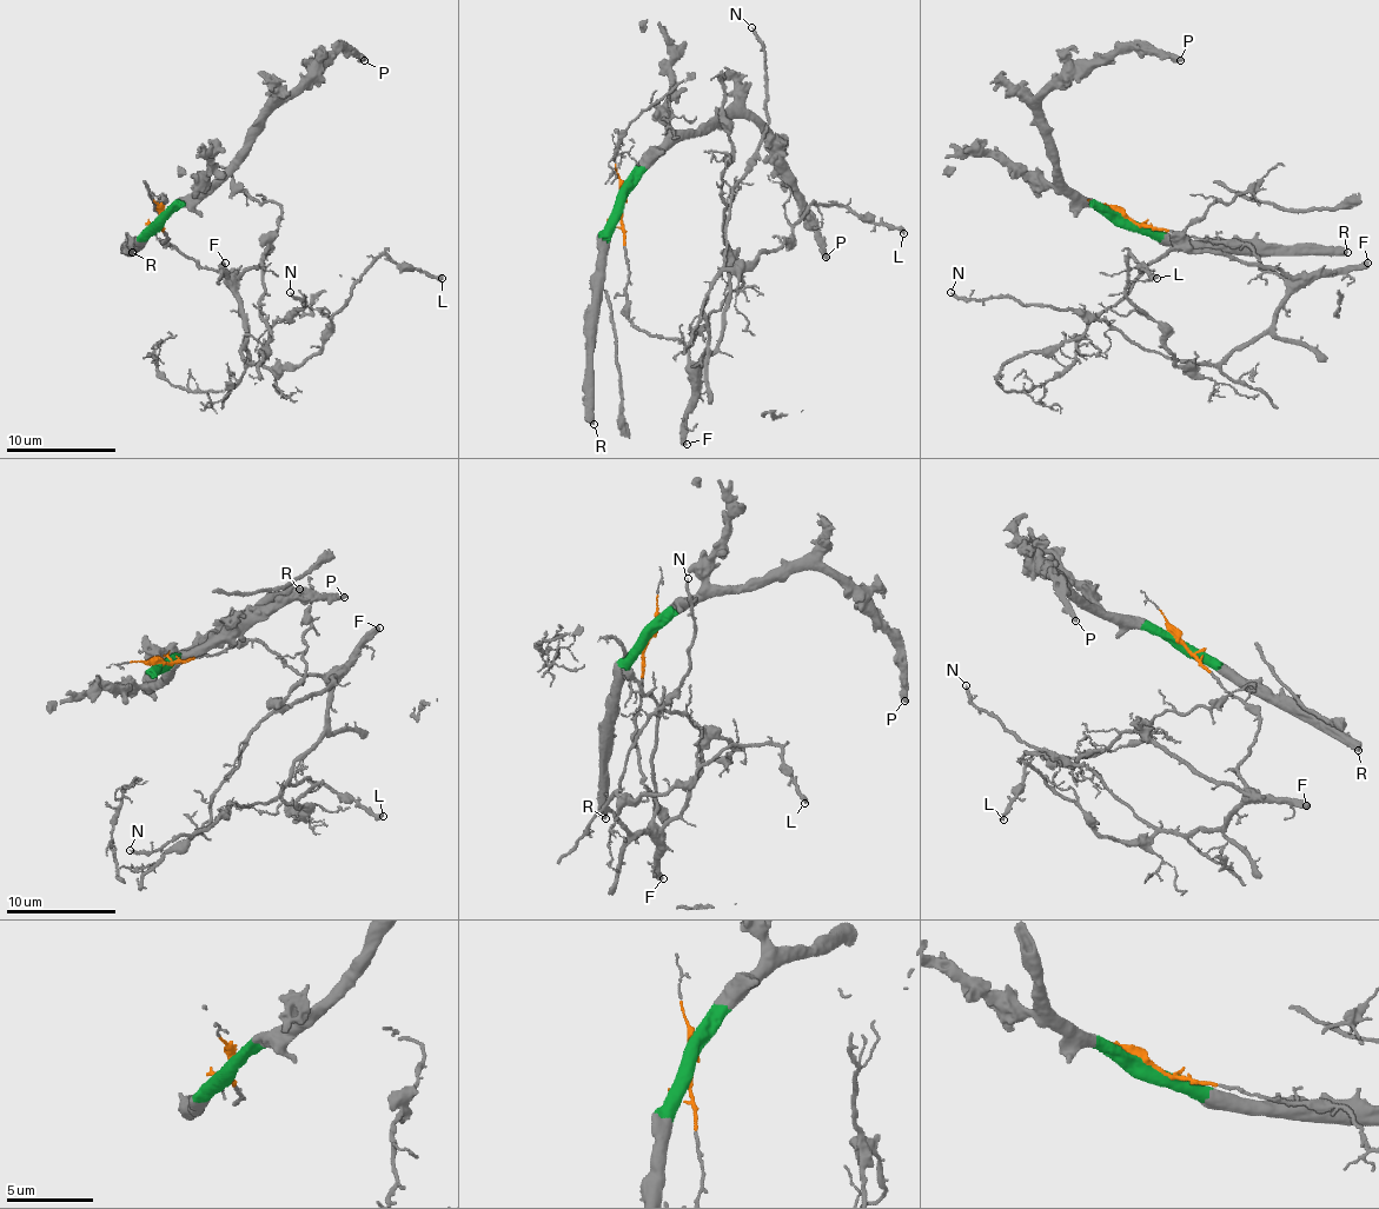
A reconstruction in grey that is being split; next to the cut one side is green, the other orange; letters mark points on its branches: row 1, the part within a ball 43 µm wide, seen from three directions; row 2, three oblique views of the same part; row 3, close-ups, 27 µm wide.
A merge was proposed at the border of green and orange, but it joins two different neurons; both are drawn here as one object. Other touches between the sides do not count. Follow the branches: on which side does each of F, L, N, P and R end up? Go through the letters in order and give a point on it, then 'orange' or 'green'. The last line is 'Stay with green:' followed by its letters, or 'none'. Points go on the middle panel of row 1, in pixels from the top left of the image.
F: at (687, 444); orange
L: at (903, 233); orange
N: at (751, 27); orange
P: at (826, 257); green
R: at (594, 424); green
Stay with green: P, R

